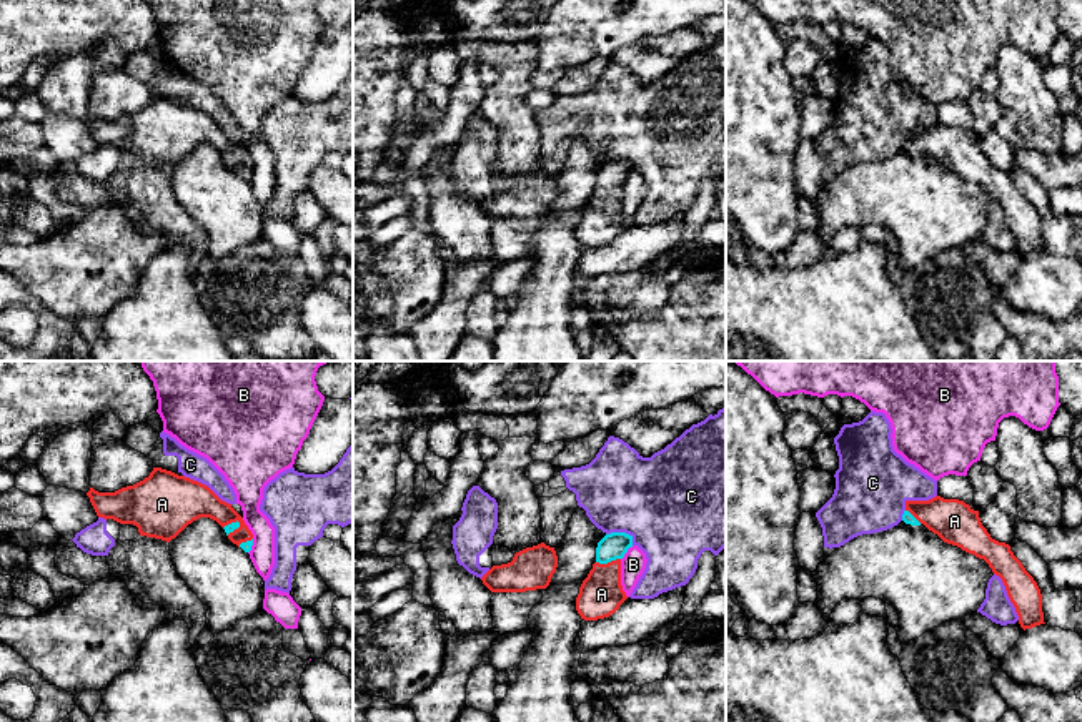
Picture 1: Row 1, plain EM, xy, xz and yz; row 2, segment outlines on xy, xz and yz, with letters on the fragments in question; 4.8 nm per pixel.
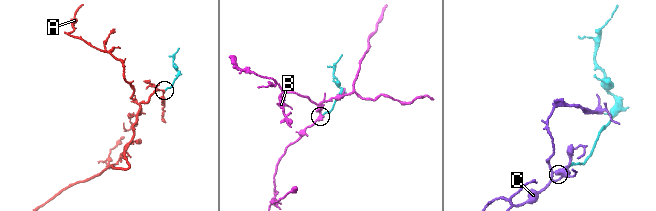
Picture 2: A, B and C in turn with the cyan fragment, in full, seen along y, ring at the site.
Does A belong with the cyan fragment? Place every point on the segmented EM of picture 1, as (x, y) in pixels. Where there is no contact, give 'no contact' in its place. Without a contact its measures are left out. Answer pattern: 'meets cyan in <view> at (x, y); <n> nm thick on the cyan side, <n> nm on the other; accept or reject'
meets cyan in xz at (608, 561); 130 nm thick on the cyan side, 200 nm on the other; accept

